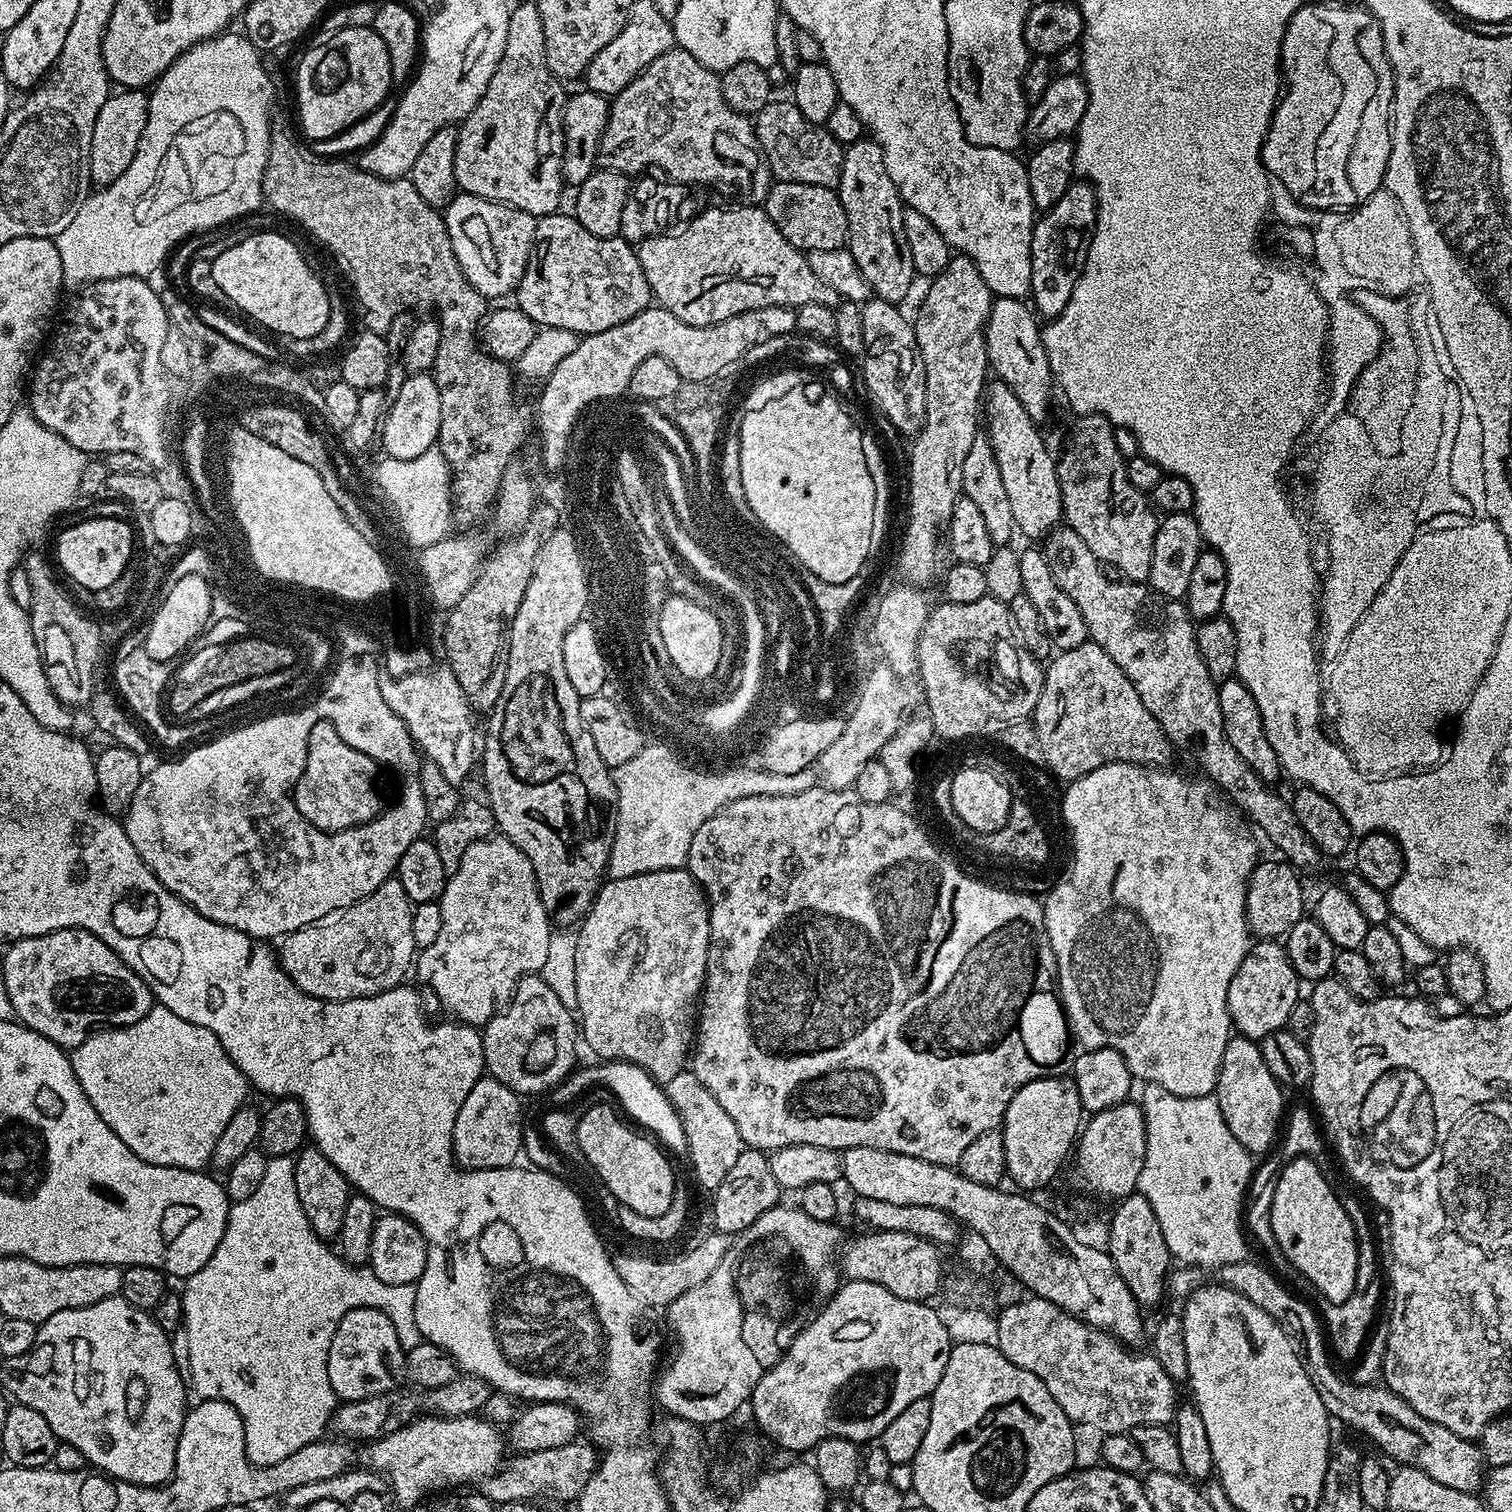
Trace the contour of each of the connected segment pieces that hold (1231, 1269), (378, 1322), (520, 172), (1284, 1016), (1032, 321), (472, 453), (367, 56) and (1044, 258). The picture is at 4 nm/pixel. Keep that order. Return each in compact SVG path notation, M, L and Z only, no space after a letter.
M1249 1258L1224 1265L1218 1272L1219 1283L1238 1290L1242 1298L1250 1298L1258 1310L1266 1310L1266 1314L1270 1314L1278 1326L1282 1326L1289 1336L1299 1341L1304 1369L1314 1390L1318 1390L1318 1398L1322 1398L1322 1406L1326 1406L1329 1417L1333 1421L1341 1420L1354 1431L1369 1436L1390 1459L1397 1460L1397 1465L1422 1470L1430 1474L1434 1482L1450 1486L1450 1490L1479 1493L1486 1480L1486 1461L1479 1443L1454 1434L1454 1430L1446 1430L1446 1426L1438 1426L1438 1422L1430 1422L1430 1418L1422 1418L1414 1406L1410 1406L1387 1386L1376 1388L1375 1383L1359 1382L1344 1384L1343 1378L1332 1369L1334 1360L1317 1309L1299 1300L1270 1269L1255 1264L1254 1260Z
M358 1307L347 1311L334 1332L330 1344L330 1353L327 1355L327 1373L337 1399L348 1403L350 1401L362 1401L366 1398L376 1397L380 1393L393 1391L399 1385L397 1384L399 1380L401 1382L405 1377L405 1353L406 1350L398 1341L397 1328L384 1312L370 1307Z
M535 3L515 5L510 14L510 30L506 30L506 50L502 50L502 58L498 62L498 70L494 70L494 78L490 78L490 86L486 86L486 94L474 106L474 110L459 125L456 134L456 149L454 150L454 178L456 187L461 193L486 198L487 200L497 200L499 204L511 204L512 207L528 212L537 218L549 215L548 200L544 197L544 184L540 181L540 176L536 173L536 163L539 162L540 156L536 153L536 143L540 140L540 123L544 120L544 115L548 112L548 103L552 100L552 84L554 77L552 71L546 66L544 57L544 35L542 34L542 18L538 14Z
M1257 939L1242 958L1242 966L1230 978L1228 1013L1233 1029L1249 1040L1261 1041L1266 1034L1279 1032L1287 1025L1290 1010L1302 999L1302 981L1297 976L1283 943Z
M996 296L984 327L988 367L1022 402L1026 414L1037 422L1048 416L1048 403L1054 393L1054 381L1046 346L1042 342L1042 324L1037 313L1023 299L1015 296Z
M273 119L270 128L270 139L266 145L268 161L264 164L264 172L262 168L263 199L274 211L297 220L318 243L325 244L336 255L341 270L352 283L363 327L369 332L384 334L392 317L411 309L411 304L433 304L436 307L441 344L438 346L434 375L442 398L438 447L452 471L455 511L464 516L482 515L487 508L489 511L495 505L504 473L515 461L512 459L516 451L527 442L534 420L529 409L527 412L516 401L513 369L505 361L484 351L478 339L480 325L490 311L490 304L481 292L470 286L466 274L462 274L443 215L422 199L418 190L414 190L411 179L387 180L362 170L355 163L323 160L318 153L307 148L307 143L299 144L292 137L284 120Z
M371 26L342 30L329 40L316 42L296 68L300 128L309 136L309 141L328 140L354 127L363 116L370 115L393 88L386 42L378 38Z
M1073 182L1066 194L1058 198L1058 202L1054 202L1054 206L1037 219L1032 228L1030 300L1033 300L1031 303L1041 317L1060 316L1062 310L1066 310L1066 302L1070 302L1070 294L1074 294L1074 286L1084 269L1095 229L1096 191L1087 182Z

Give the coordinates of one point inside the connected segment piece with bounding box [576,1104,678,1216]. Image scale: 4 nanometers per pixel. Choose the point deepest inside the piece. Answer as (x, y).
(638, 1176)

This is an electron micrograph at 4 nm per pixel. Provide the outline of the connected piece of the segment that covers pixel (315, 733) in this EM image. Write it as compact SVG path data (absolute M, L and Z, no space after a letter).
M315 719L307 735L302 765L292 786L295 808L312 826L324 832L341 832L372 821L383 811L382 796L374 786L378 782L379 764L350 746L334 730L329 720Z

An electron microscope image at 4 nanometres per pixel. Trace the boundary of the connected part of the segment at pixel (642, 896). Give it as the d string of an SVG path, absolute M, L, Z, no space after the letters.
M684 868L658 870L638 874L621 880L609 879L600 889L592 908L584 917L576 932L576 953L574 954L574 974L578 978L578 1024L582 1029L582 1040L589 1044L601 1057L601 1061L628 1061L644 1068L663 1086L674 1078L674 1074L685 1071L694 1048L694 1033L698 1027L698 1001L704 991L704 975L708 973L708 947L710 946L710 922L708 921L708 902L700 884Z

